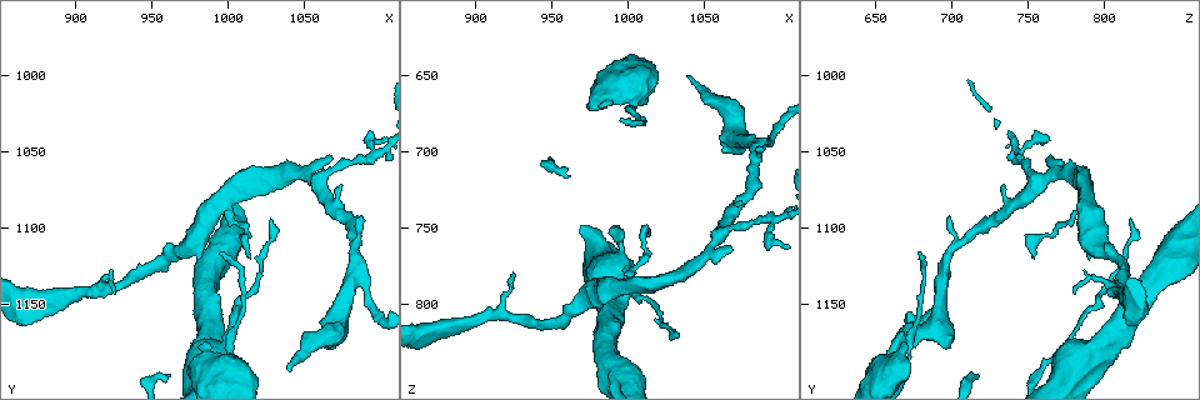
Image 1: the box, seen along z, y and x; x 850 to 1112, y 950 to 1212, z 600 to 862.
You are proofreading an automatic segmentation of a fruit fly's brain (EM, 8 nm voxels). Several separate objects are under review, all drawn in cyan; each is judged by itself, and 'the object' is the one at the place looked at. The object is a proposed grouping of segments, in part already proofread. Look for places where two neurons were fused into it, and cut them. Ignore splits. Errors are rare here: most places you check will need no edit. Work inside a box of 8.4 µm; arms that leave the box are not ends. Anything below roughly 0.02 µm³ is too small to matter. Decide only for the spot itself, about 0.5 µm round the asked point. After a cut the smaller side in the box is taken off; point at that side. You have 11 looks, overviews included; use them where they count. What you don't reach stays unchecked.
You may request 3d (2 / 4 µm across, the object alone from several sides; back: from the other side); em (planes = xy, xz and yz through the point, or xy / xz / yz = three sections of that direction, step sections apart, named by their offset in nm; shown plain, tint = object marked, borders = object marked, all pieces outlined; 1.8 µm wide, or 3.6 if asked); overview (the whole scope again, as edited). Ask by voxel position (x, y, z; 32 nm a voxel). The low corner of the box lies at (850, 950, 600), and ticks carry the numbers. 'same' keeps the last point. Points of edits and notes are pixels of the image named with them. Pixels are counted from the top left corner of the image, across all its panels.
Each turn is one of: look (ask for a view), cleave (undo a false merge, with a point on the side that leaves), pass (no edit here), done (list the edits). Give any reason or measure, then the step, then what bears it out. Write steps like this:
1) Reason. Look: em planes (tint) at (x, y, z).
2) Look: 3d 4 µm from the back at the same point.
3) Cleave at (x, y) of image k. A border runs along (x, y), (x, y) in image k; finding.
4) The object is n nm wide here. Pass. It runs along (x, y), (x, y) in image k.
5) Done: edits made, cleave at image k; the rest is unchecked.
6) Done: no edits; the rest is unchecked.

Thick turns thin. Look: em xy step 16 (tint) at (1060, 1172, 668).

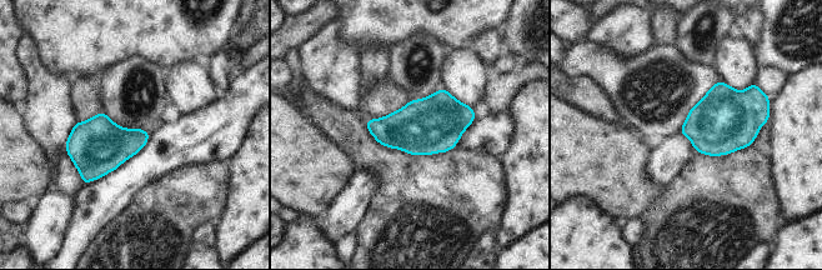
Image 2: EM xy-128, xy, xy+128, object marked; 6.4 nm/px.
Cut it another way. Look: em planes (tint) at the same point.

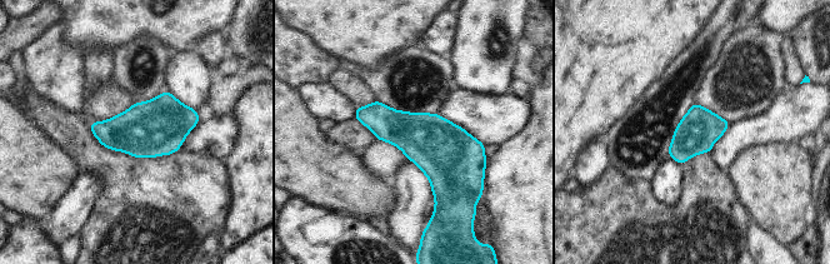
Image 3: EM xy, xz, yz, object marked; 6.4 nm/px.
Pass. All the same neuron.

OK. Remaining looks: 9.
Sudden change in width. Look: 3d 4 µm at (994, 1178, 778).

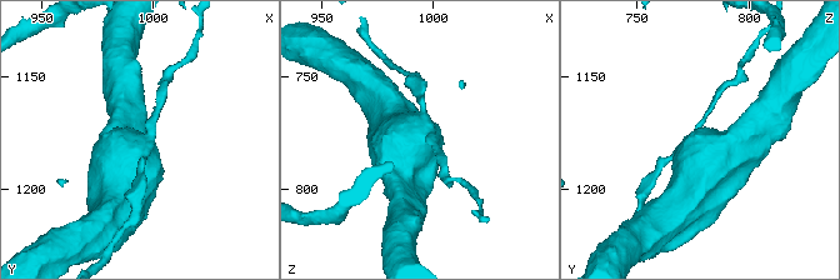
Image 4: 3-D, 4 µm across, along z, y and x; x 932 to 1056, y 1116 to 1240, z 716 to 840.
Now the EM. Look: em planes (tint) at (994, 1179, 777).

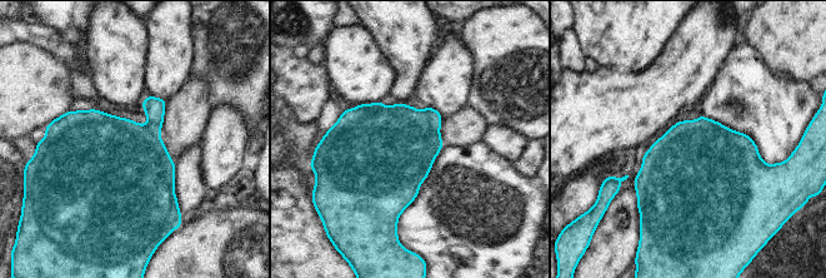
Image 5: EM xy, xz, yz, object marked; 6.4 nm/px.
Cleave at (434, 118) of image 5. A border runs along (425, 110), (427, 123), (439, 133) in image 5; a second neuron is stuck on.

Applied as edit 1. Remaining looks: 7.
Redraw. Look: overview.

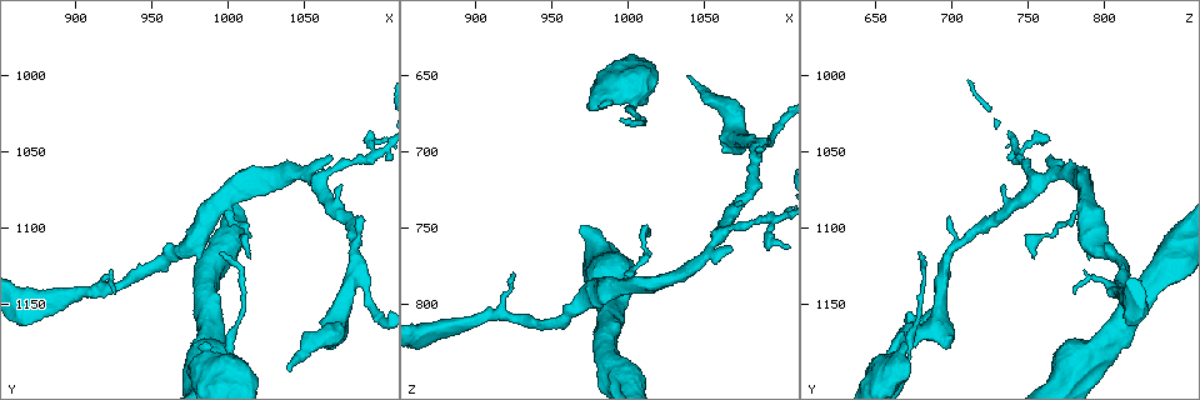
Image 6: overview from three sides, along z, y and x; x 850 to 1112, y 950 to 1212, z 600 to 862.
Two arms in line, one across. Look: em xy step 8 (tint) at (1060, 1072, 754).

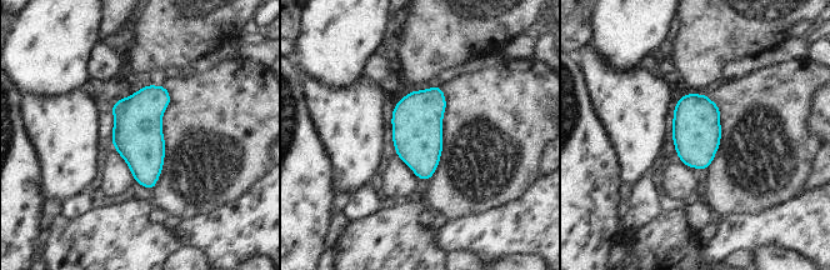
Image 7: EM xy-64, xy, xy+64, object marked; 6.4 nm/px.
Cut it another way. Look: em planes (tint) at the same point.

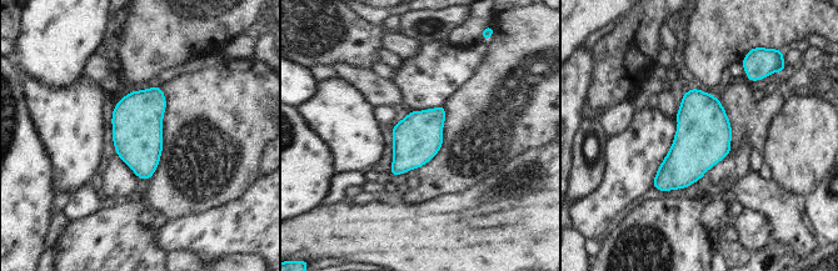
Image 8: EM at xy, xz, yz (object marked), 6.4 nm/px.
Pass. One neuron here.

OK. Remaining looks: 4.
A fork. Look: em xz step 4 (tint) at (996, 1082, 788).

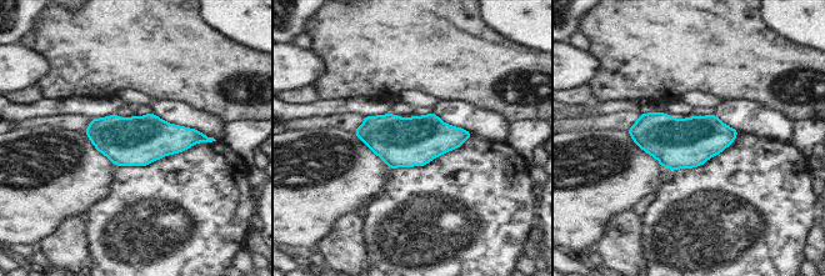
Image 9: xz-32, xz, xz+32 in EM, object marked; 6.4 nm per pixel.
Cut it another way. Look: em planes (tint) at the same point.

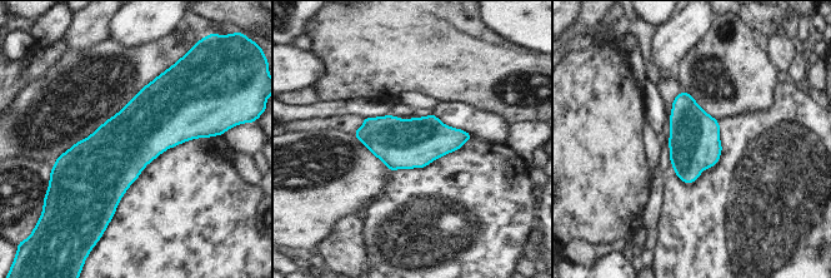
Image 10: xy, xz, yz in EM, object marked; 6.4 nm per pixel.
The object is 320 nm wide here. Pass. Continuous, no second neuron.

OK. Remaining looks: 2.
Done: edits made, cleave at image 5; the rest is unchecked.

